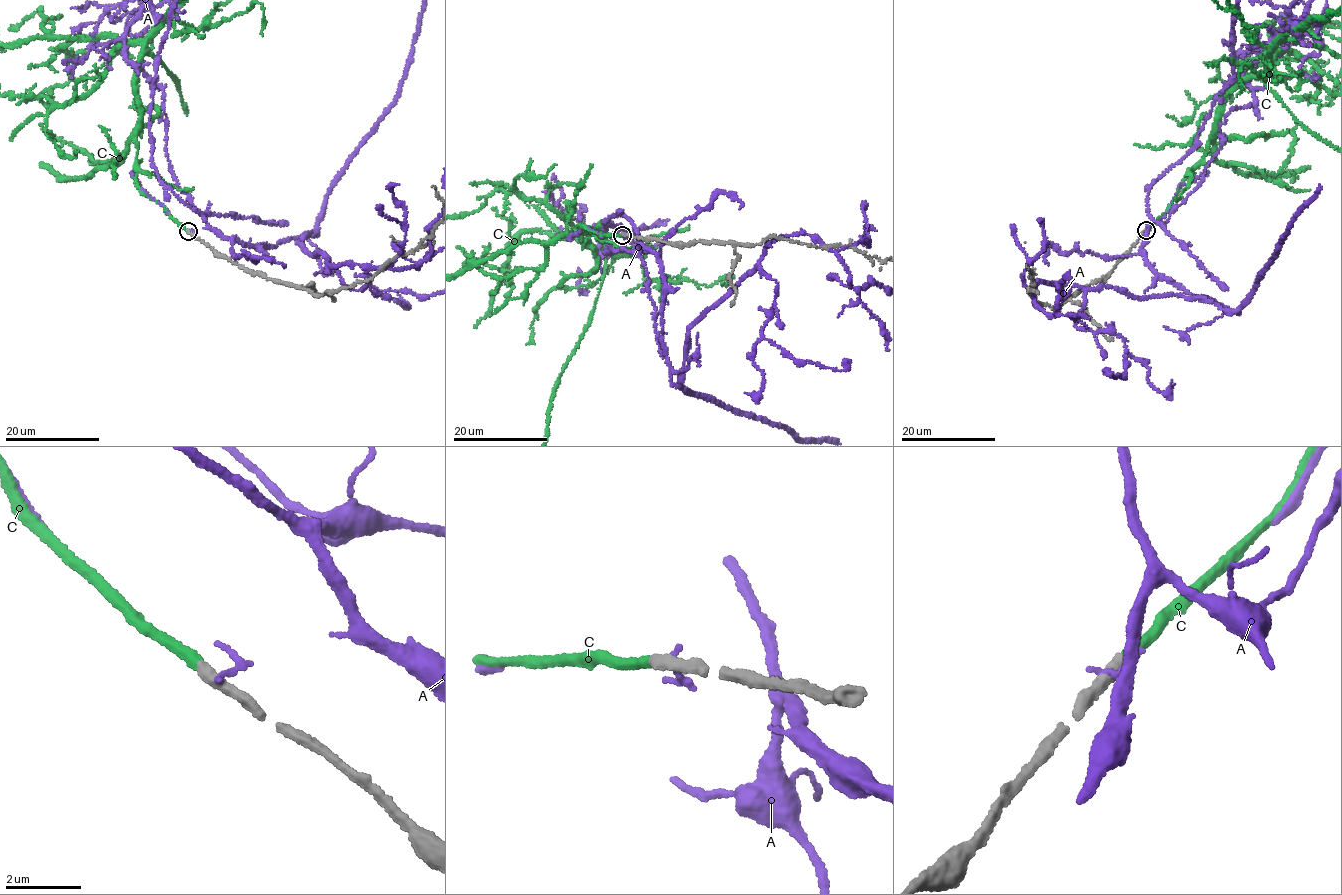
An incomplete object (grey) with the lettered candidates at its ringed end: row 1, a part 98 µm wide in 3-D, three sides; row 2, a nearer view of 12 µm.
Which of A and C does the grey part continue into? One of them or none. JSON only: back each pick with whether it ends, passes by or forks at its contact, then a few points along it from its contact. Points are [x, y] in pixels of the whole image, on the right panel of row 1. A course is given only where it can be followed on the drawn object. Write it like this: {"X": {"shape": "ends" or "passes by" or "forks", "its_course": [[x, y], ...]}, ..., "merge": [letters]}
{"C": {"shape": "ends"}, "merge": ["C"]}

